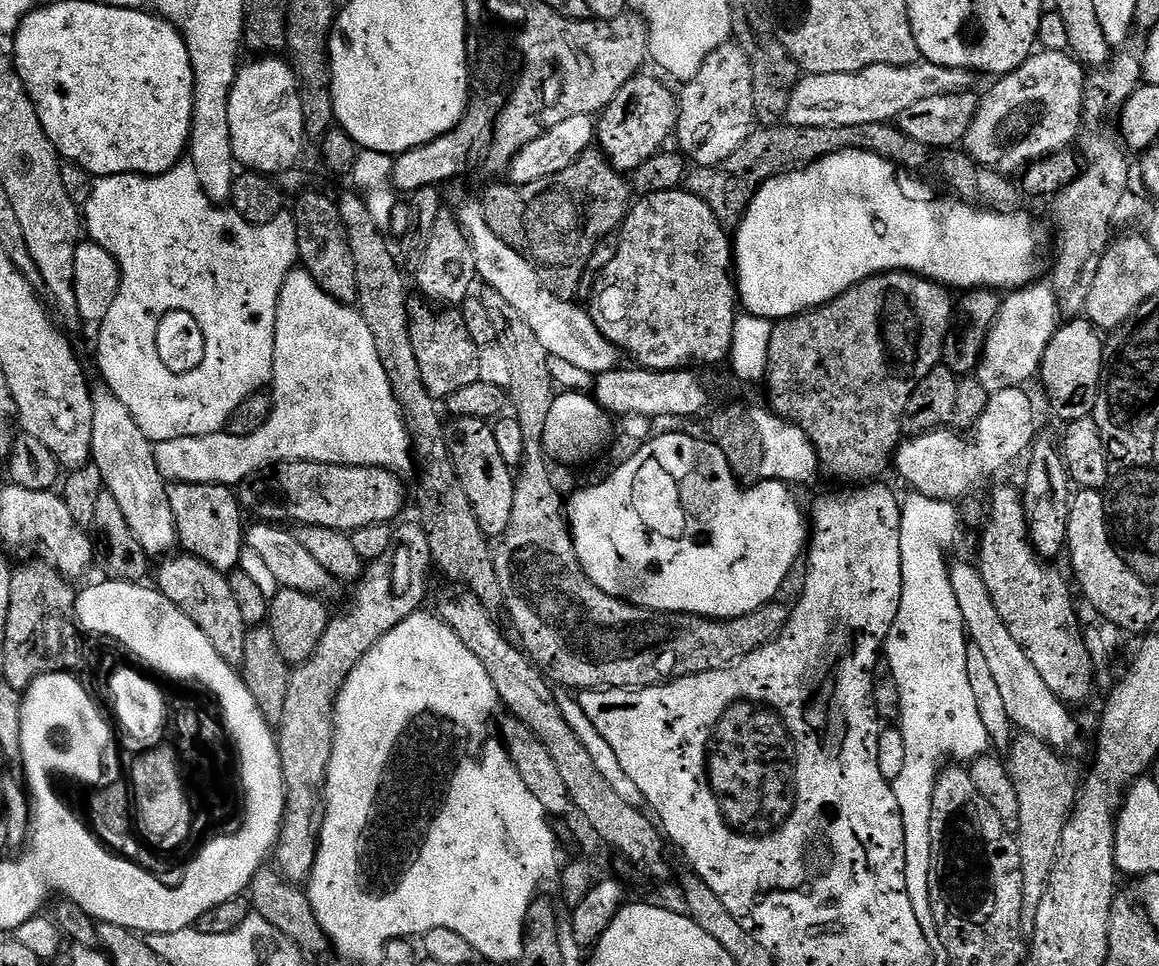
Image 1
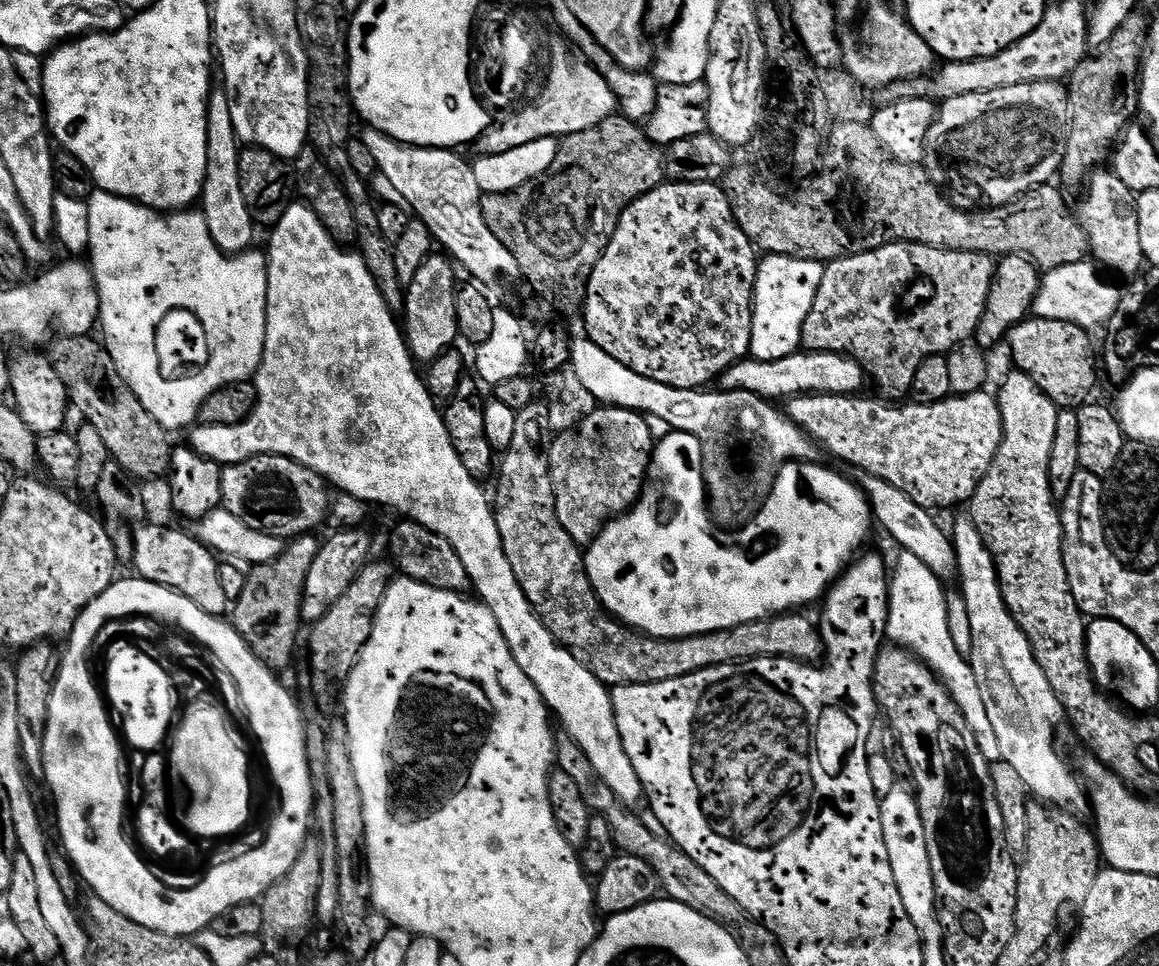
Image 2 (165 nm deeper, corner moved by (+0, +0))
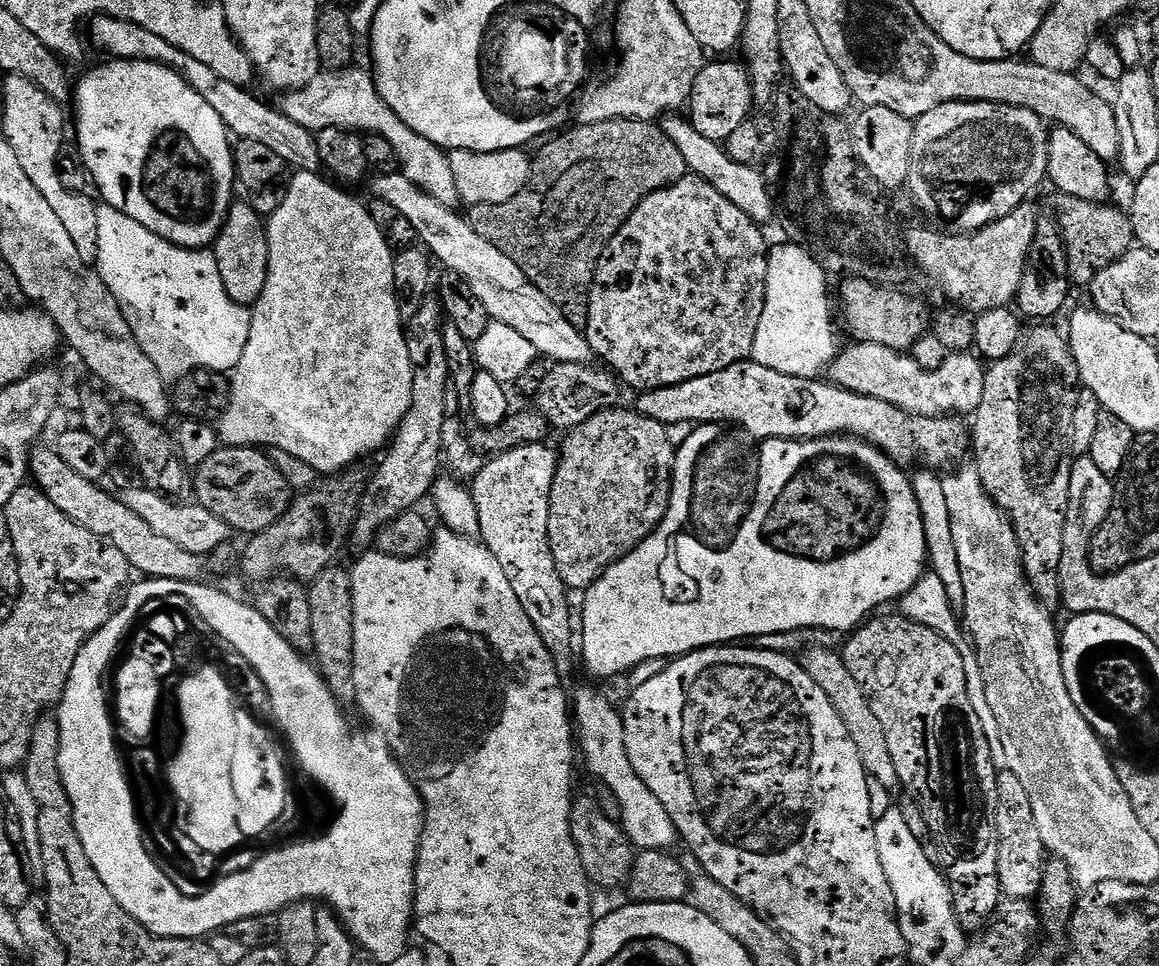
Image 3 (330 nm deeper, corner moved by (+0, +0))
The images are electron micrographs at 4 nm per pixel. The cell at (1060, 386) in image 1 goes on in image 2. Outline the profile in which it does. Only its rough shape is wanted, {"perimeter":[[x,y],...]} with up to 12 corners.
{"perimeter":[[1029,318],[1012,360],[1061,410],[1093,399],[1089,329]]}

